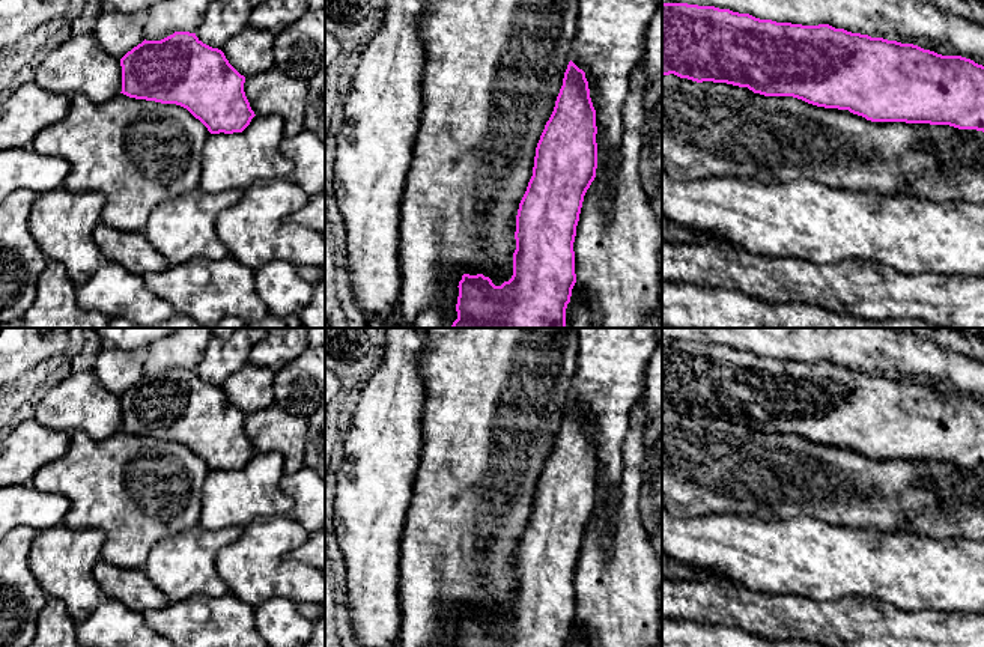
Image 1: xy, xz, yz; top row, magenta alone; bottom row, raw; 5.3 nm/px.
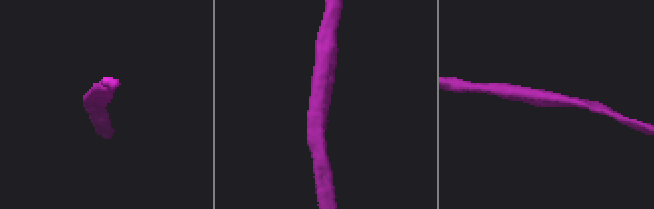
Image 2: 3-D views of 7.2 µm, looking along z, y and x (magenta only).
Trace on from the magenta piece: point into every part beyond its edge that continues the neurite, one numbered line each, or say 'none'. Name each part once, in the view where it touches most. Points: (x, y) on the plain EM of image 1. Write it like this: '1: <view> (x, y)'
none

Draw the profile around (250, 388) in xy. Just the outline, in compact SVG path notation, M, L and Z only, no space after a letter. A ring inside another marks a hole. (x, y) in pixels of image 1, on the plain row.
M247 363L221 388L229 400L247 415L274 405L274 376L274 370Z

